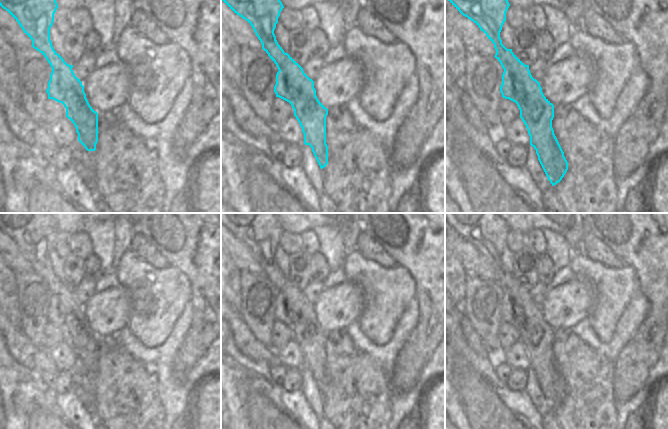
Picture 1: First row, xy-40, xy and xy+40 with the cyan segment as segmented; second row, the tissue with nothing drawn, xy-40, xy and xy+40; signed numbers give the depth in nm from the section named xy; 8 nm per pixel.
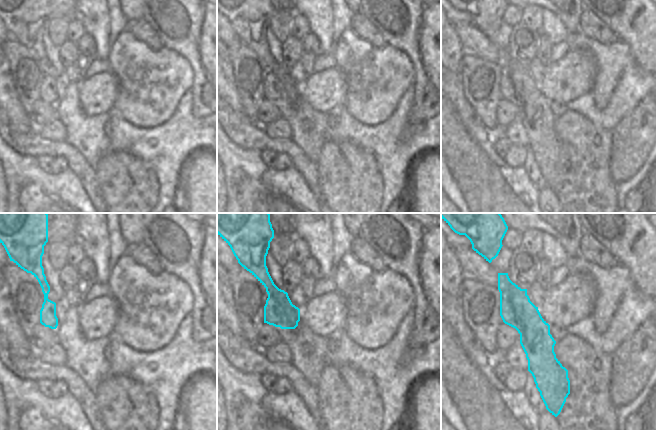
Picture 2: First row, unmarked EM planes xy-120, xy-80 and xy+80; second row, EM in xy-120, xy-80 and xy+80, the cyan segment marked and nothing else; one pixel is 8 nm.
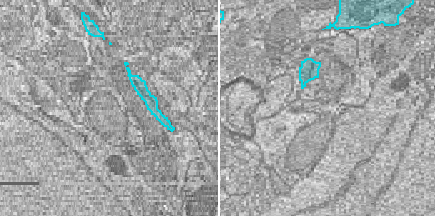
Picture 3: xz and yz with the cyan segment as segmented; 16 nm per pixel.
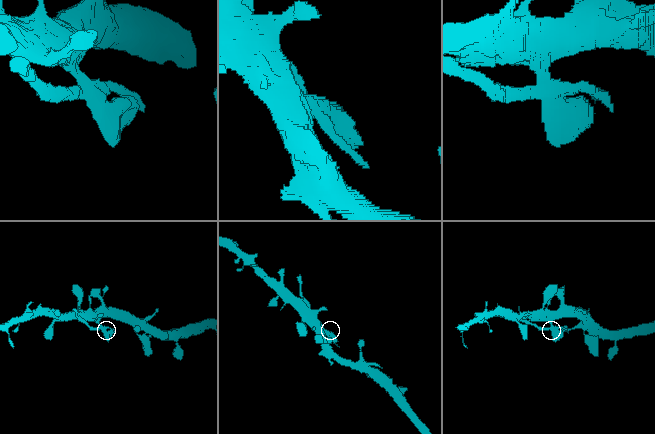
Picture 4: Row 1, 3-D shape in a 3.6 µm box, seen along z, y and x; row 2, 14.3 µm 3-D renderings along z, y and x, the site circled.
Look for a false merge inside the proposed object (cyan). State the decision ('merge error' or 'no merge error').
merge error

